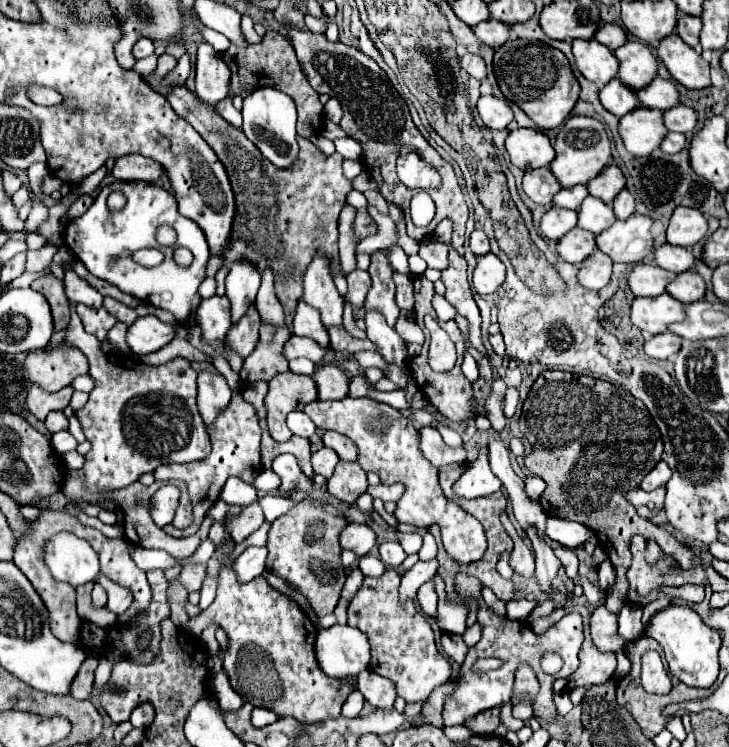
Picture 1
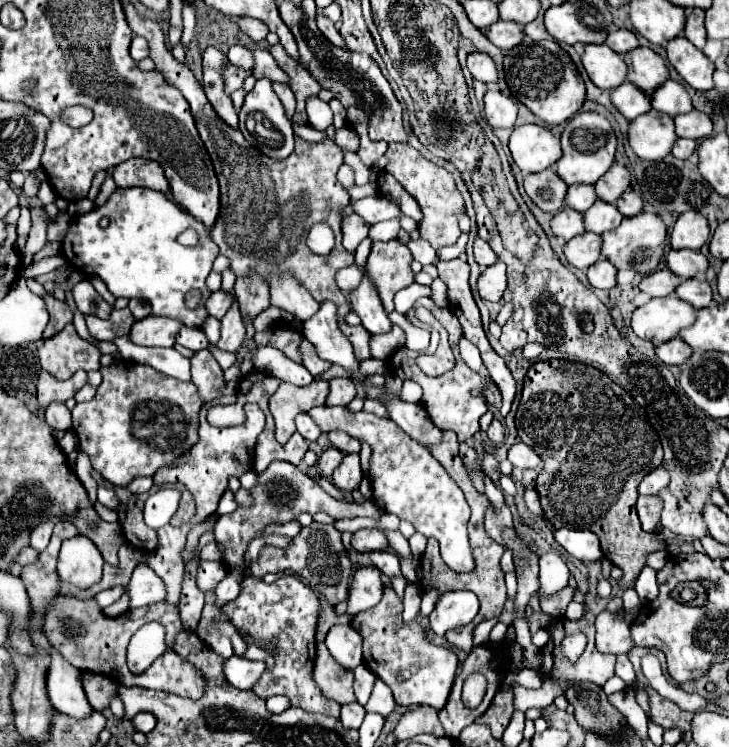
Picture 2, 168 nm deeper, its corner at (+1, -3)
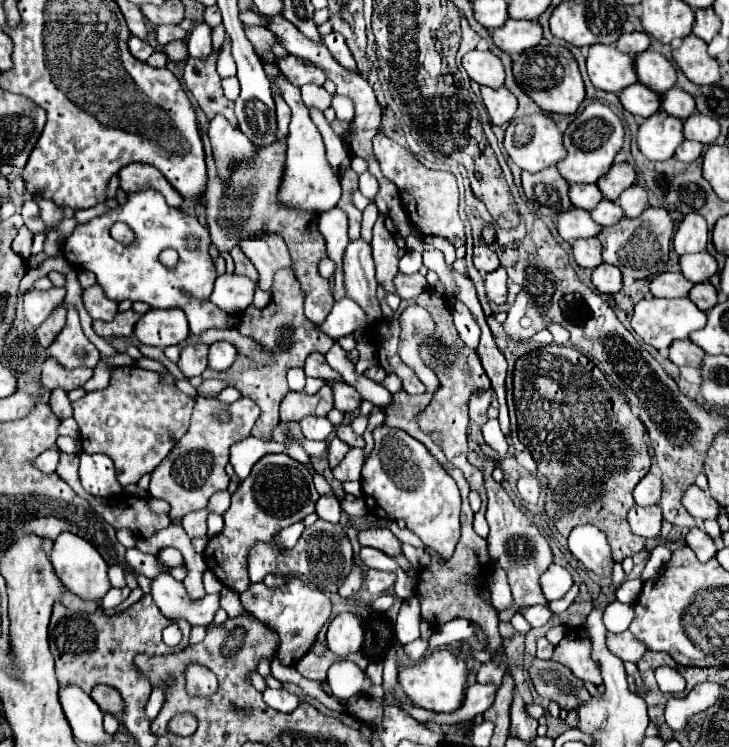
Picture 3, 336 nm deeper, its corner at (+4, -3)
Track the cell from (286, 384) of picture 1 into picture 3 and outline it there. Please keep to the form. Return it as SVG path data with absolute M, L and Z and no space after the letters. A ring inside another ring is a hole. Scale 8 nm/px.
M324 385L316 395L306 395L304 391L290 391L286 399L280 403L280 419L282 421L302 421L308 415L326 417L334 409L332 387Z

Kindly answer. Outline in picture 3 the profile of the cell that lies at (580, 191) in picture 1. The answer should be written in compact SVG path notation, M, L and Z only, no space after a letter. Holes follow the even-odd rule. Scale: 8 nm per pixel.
M570 185L570 201L574 207L592 211L604 199L598 185Z

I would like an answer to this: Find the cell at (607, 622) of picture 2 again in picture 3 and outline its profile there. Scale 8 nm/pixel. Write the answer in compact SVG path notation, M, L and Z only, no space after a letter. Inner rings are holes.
M624 631L620 635L614 635L614 633L608 633L608 647L614 655L618 655L622 661L632 661L636 663L646 651L646 643L642 643L640 639L636 639L630 631Z

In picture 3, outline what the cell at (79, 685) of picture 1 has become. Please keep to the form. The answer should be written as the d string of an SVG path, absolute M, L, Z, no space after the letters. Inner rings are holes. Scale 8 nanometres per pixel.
M98 685L98 687L94 687L94 691L90 693L90 697L98 703L98 707L100 707L104 713L120 715L122 709L124 709L122 695L120 695L114 687L110 687L110 685Z

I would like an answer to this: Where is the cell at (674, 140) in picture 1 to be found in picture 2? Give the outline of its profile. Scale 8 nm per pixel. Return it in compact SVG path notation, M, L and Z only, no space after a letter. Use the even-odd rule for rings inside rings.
M677 139L671 153L673 153L677 159L687 159L695 149L697 149L697 141L695 141L695 139Z

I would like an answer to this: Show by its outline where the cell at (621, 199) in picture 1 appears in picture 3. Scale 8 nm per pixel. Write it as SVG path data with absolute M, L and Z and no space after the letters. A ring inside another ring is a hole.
M632 185L616 199L616 203L624 209L626 217L640 217L648 207L648 191L640 185Z

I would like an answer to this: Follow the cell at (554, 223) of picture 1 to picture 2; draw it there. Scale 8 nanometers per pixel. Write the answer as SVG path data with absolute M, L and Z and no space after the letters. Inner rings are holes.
M565 207L561 209L553 219L551 219L551 231L555 233L557 239L561 241L569 241L573 239L575 235L583 233L585 227L583 227L583 215Z

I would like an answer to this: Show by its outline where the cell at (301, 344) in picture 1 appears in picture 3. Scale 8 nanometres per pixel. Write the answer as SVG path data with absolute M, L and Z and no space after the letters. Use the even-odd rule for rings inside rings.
M322 353L310 355L310 359L306 359L304 371L306 371L308 377L318 377L318 379L322 379L322 381L328 383L328 385L334 385L334 383L340 383L340 381L342 381L340 373L334 371L334 369L328 365L328 361L326 361L326 357L324 357Z

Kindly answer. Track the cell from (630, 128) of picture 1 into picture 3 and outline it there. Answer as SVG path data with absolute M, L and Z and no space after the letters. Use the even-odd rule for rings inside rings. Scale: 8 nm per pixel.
M658 111L652 117L644 119L638 131L638 149L650 161L666 161L674 157L676 149L684 143L682 119Z

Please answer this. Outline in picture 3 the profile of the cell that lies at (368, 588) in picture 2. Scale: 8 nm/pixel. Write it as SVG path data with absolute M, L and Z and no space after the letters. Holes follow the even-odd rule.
M370 569L366 573L366 579L364 579L364 587L370 591L370 593L376 593L376 595L382 595L384 589L392 587L396 583L394 579L396 575L394 573L386 573L386 571L376 571L376 569Z

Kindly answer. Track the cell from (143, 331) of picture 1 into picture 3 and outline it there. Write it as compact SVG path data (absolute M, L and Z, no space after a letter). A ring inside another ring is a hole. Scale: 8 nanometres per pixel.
M150 309L140 317L136 323L134 335L144 345L154 347L168 347L168 345L180 345L188 339L188 321L182 309Z

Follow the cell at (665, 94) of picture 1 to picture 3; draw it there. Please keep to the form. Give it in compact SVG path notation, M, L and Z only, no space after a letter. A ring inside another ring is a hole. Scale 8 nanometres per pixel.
M672 87L662 95L662 109L678 119L688 119L696 113L696 105L690 93L682 91L680 87Z

